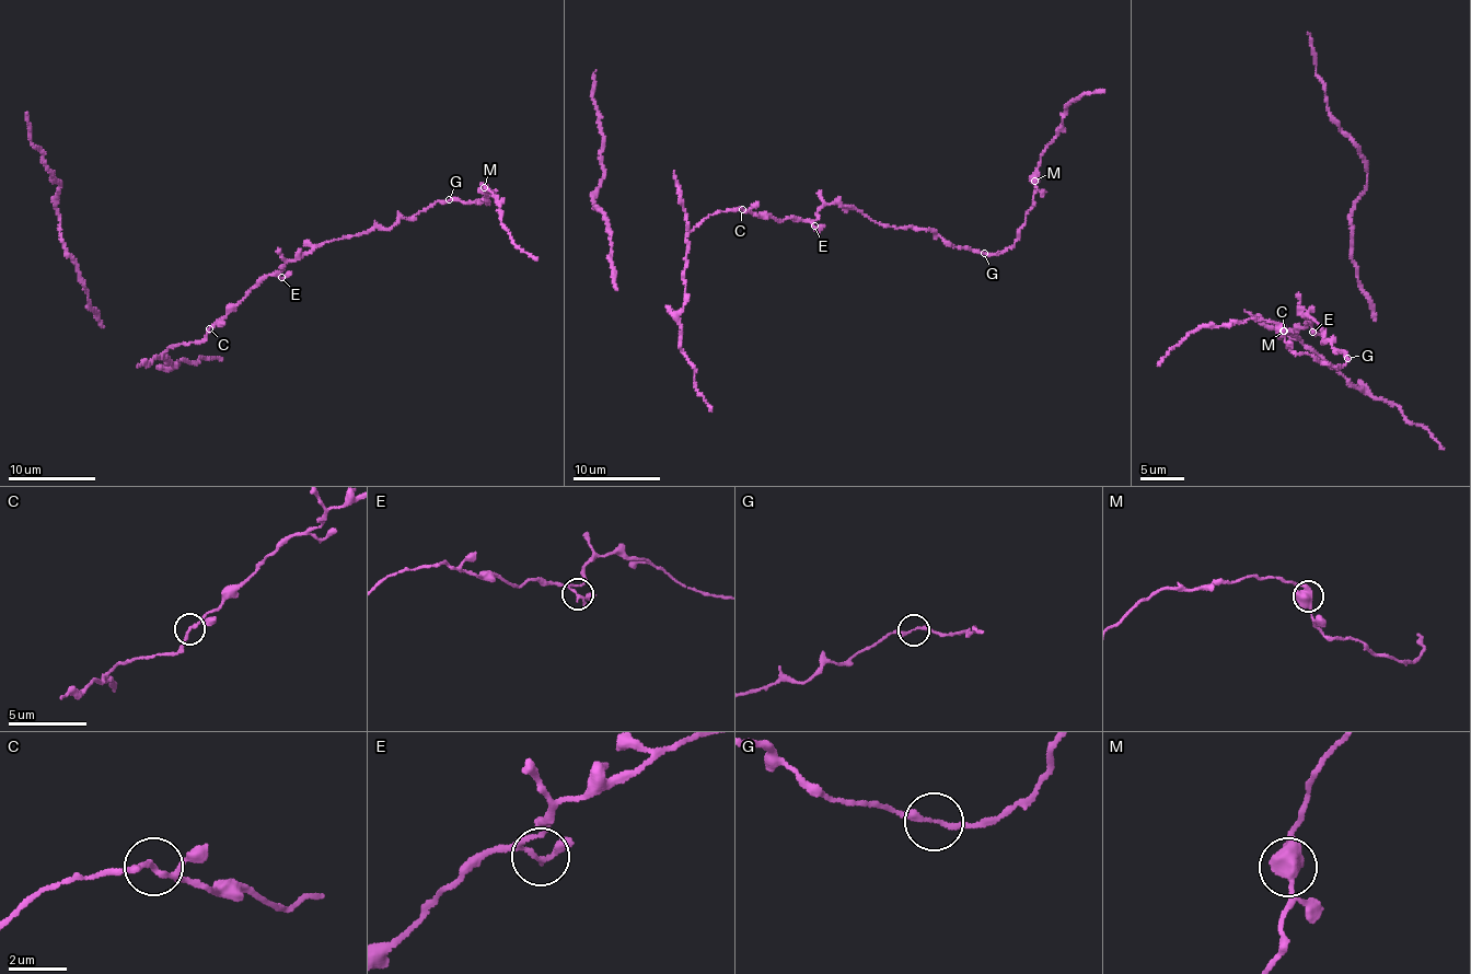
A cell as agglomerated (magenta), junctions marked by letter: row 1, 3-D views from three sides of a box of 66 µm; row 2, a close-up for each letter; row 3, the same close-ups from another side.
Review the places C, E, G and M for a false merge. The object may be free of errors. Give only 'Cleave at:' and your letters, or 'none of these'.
Cleave at: none of these

